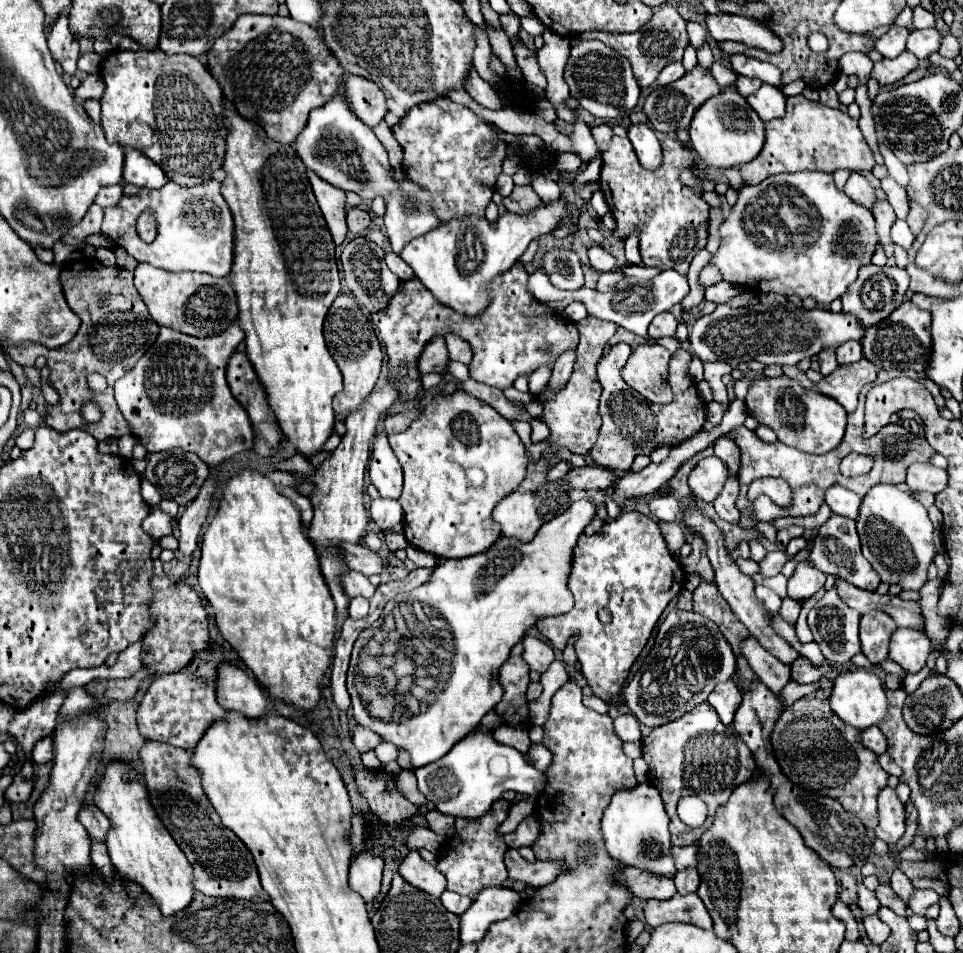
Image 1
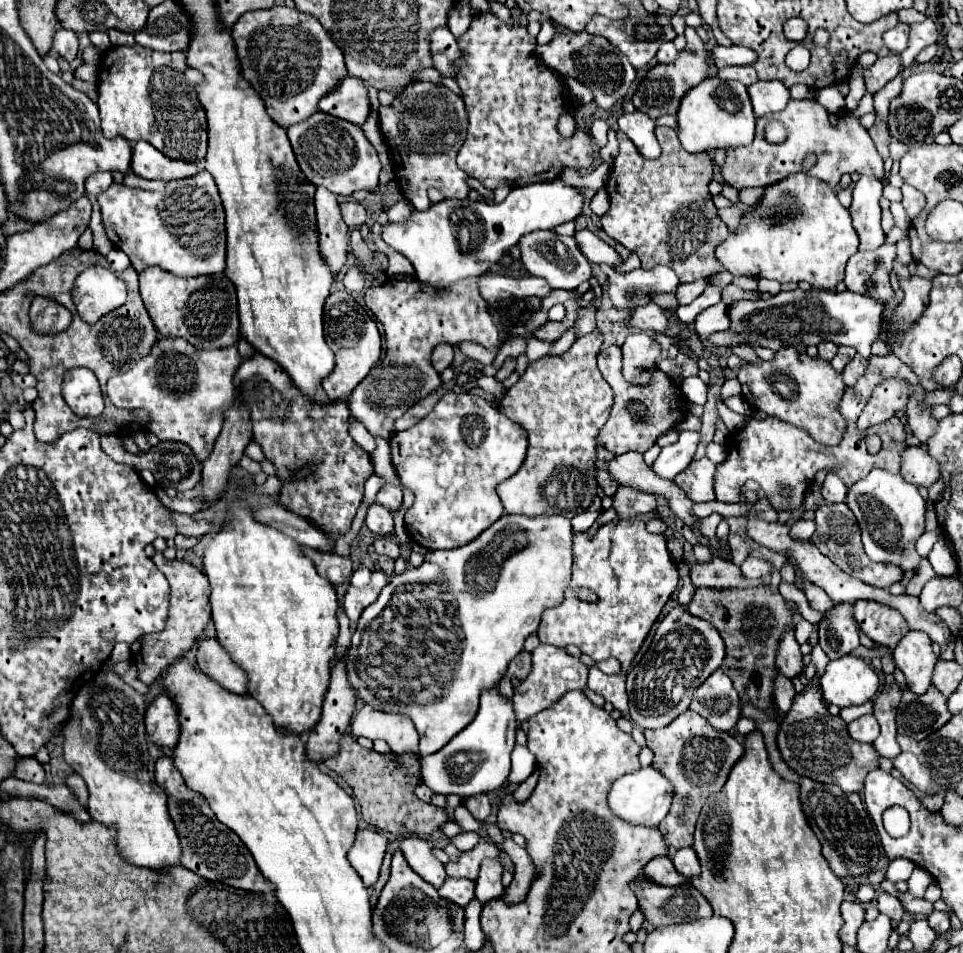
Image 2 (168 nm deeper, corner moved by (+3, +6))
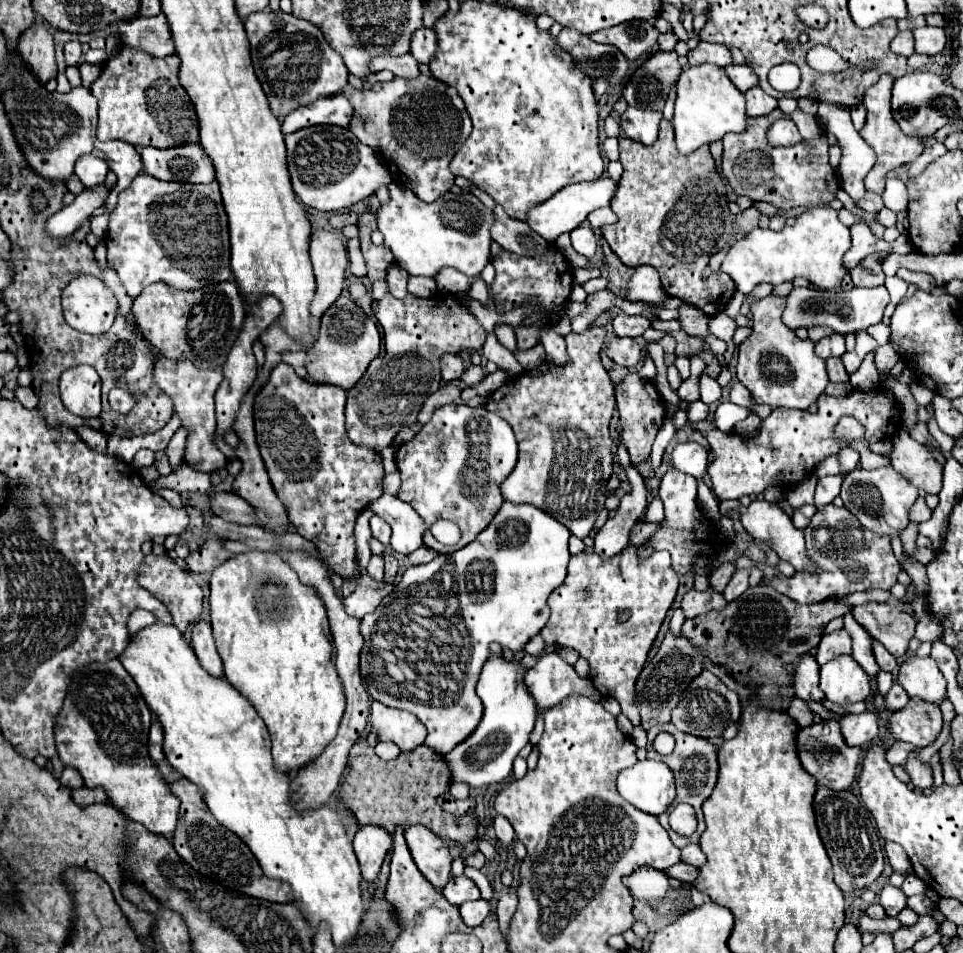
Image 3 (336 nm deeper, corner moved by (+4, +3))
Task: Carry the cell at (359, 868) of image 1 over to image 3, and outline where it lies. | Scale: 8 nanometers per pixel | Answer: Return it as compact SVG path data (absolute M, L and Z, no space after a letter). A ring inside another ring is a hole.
M375 825L359 827L353 839L353 849L365 881L371 883L377 879L377 873L381 869L381 863L389 847L391 847L391 835L385 829L379 829Z

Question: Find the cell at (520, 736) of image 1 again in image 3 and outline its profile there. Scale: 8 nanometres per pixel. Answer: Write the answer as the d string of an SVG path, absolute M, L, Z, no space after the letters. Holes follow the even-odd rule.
M555 651L537 659L535 667L525 673L525 685L535 699L537 709L549 709L559 705L569 695L585 695L599 701L601 693L589 679L577 675L573 665L563 661Z

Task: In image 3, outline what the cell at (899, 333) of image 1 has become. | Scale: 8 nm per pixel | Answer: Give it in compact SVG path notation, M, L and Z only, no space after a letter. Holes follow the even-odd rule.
M899 269L897 277L907 281L909 285L915 285L921 291L933 291L937 287L935 279L929 273L915 273L915 271L907 271L907 269Z

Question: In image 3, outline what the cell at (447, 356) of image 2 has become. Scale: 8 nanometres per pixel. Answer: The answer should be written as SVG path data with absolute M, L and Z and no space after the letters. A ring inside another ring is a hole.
M451 353L443 355L441 357L441 373L443 373L445 381L459 379L463 373L463 361L459 359L459 355L451 355Z

